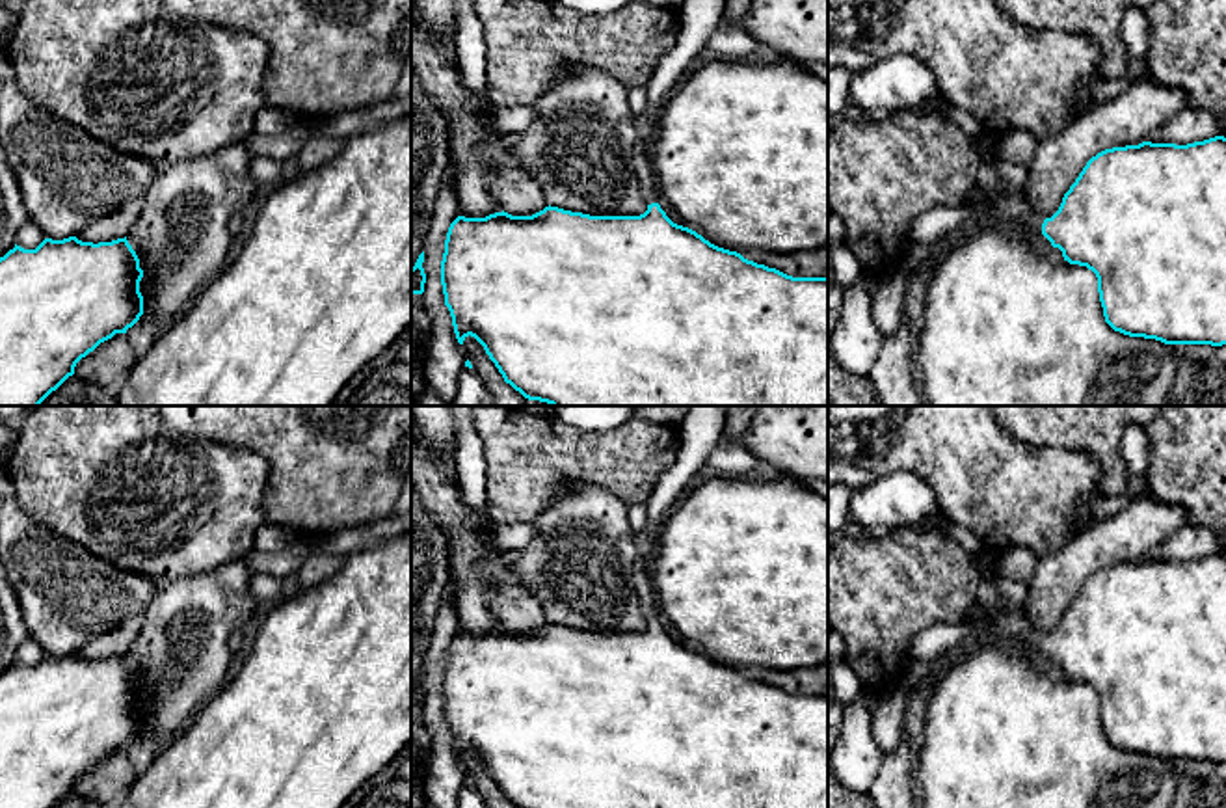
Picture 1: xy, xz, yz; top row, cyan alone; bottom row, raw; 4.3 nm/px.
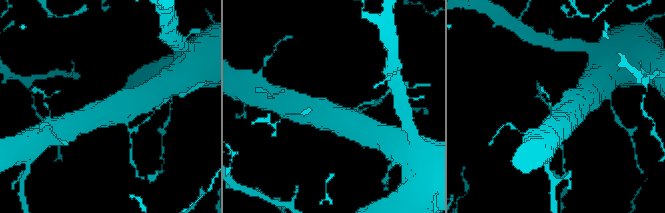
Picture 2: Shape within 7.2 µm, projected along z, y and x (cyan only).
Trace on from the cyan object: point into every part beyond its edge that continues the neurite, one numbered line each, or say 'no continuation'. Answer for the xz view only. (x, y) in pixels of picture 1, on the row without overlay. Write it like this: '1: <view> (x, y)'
1: xz (702, 429)

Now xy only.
no continuation

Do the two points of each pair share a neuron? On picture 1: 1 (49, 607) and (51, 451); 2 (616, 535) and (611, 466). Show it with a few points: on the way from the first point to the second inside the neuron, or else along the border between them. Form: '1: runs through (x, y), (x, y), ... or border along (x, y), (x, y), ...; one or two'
1: border along (19, 503), (28, 516), (88, 550); two
2: border along (570, 483), (609, 488), (627, 507); two

